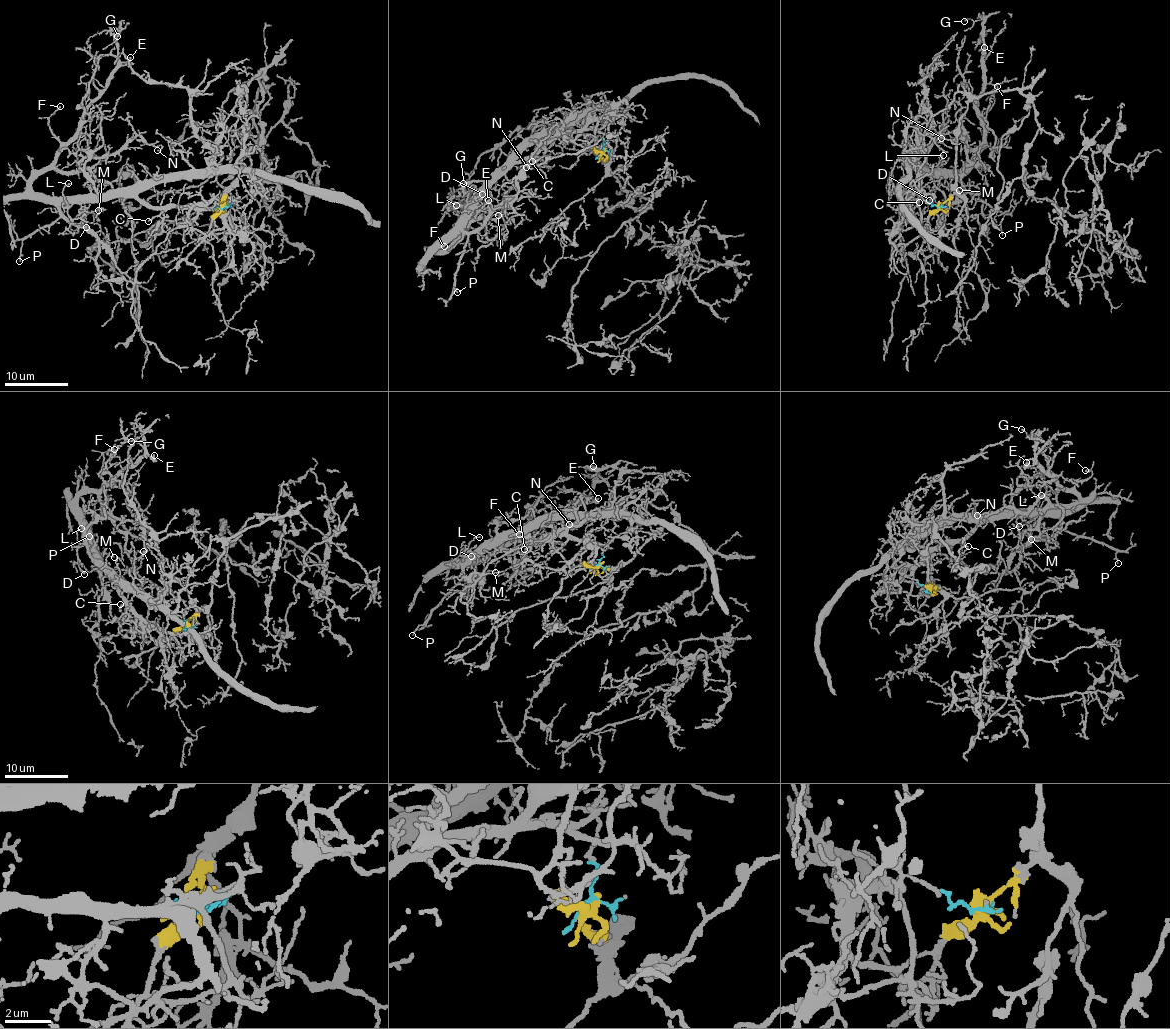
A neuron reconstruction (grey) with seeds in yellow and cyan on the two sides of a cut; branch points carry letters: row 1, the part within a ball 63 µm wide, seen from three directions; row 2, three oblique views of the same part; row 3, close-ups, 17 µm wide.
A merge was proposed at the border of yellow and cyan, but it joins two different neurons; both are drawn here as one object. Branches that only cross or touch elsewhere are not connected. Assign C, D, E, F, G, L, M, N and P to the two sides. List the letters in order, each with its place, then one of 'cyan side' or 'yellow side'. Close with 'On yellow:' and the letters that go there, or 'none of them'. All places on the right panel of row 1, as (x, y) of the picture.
C: place (919, 202); cyan side
D: place (929, 200); cyan side
E: place (984, 47); cyan side
F: place (997, 86); cyan side
G: place (964, 21); cyan side
L: place (943, 155); cyan side
M: place (959, 190); cyan side
N: place (941, 138); cyan side
P: place (1002, 235); cyan side
On yellow: none of them

